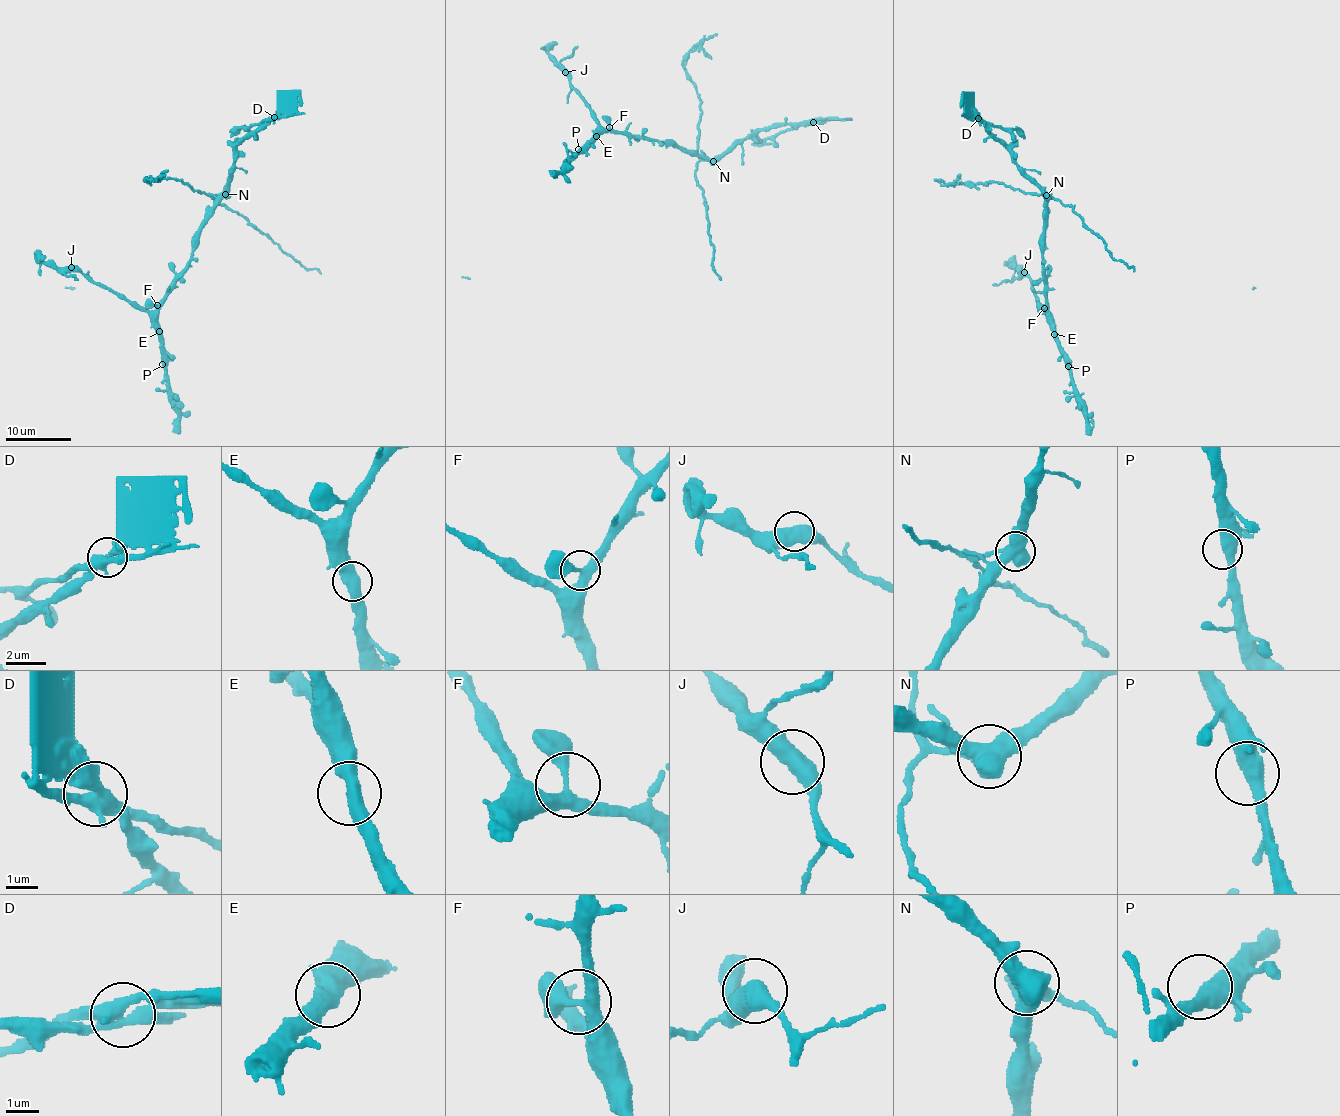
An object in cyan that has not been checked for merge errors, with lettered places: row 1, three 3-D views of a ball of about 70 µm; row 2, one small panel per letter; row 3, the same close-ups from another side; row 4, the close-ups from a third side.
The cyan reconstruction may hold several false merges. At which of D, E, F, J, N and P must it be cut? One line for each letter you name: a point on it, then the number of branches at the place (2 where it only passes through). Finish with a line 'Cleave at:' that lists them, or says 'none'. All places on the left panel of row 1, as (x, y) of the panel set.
D: at (274, 117); 2 branches meet
N: at (225, 194); 3 branches meet
Cleave at: D, N

